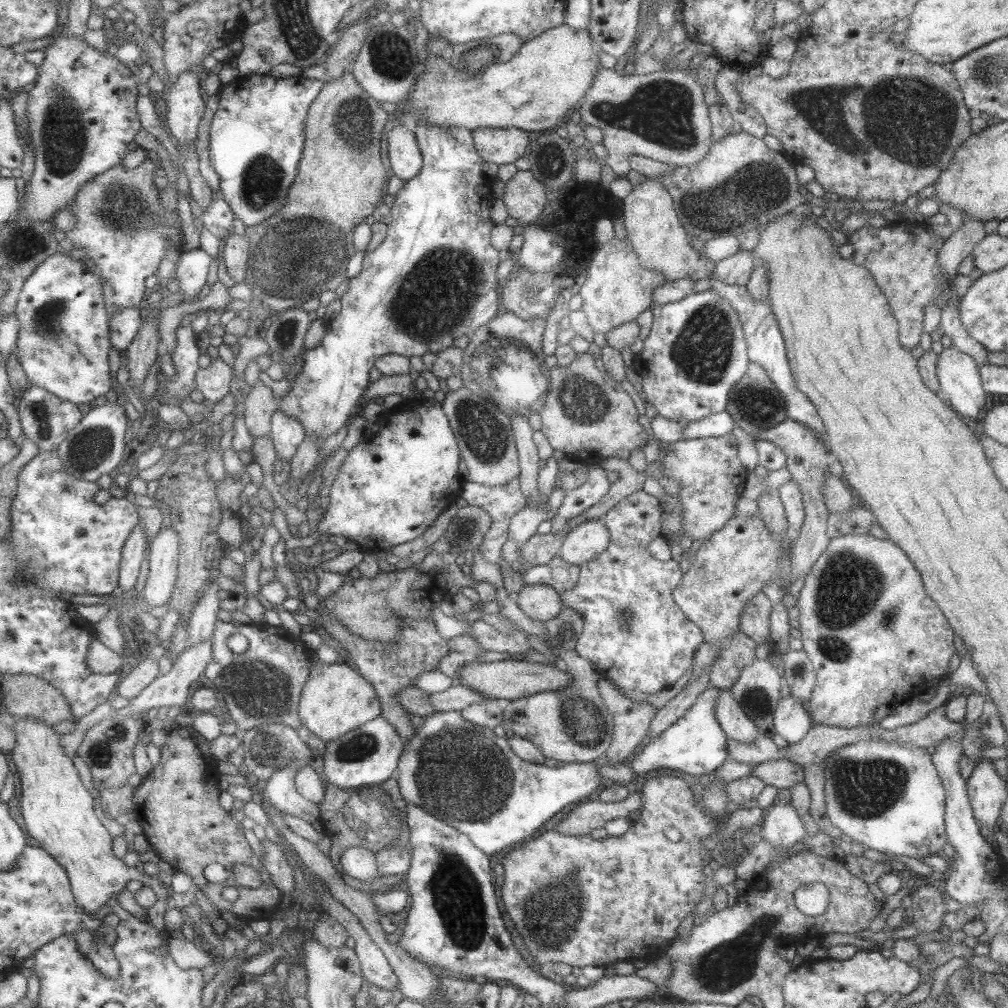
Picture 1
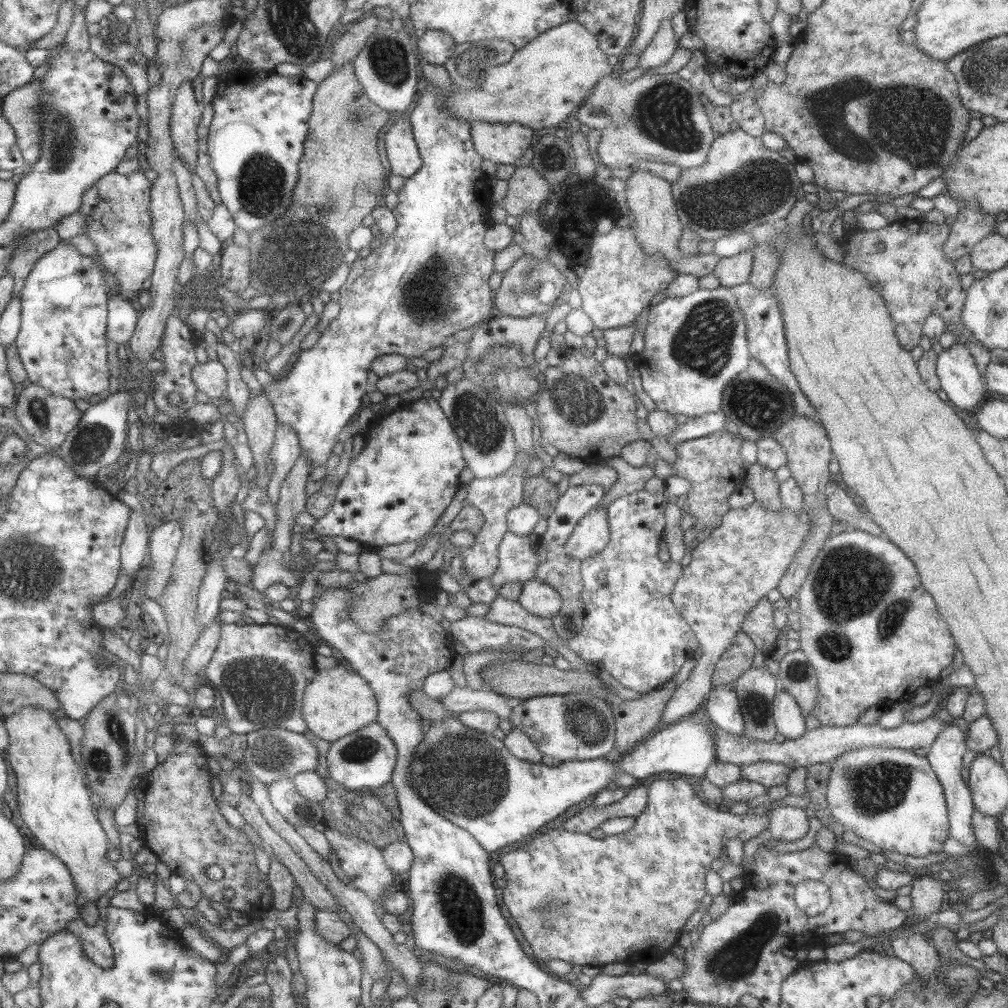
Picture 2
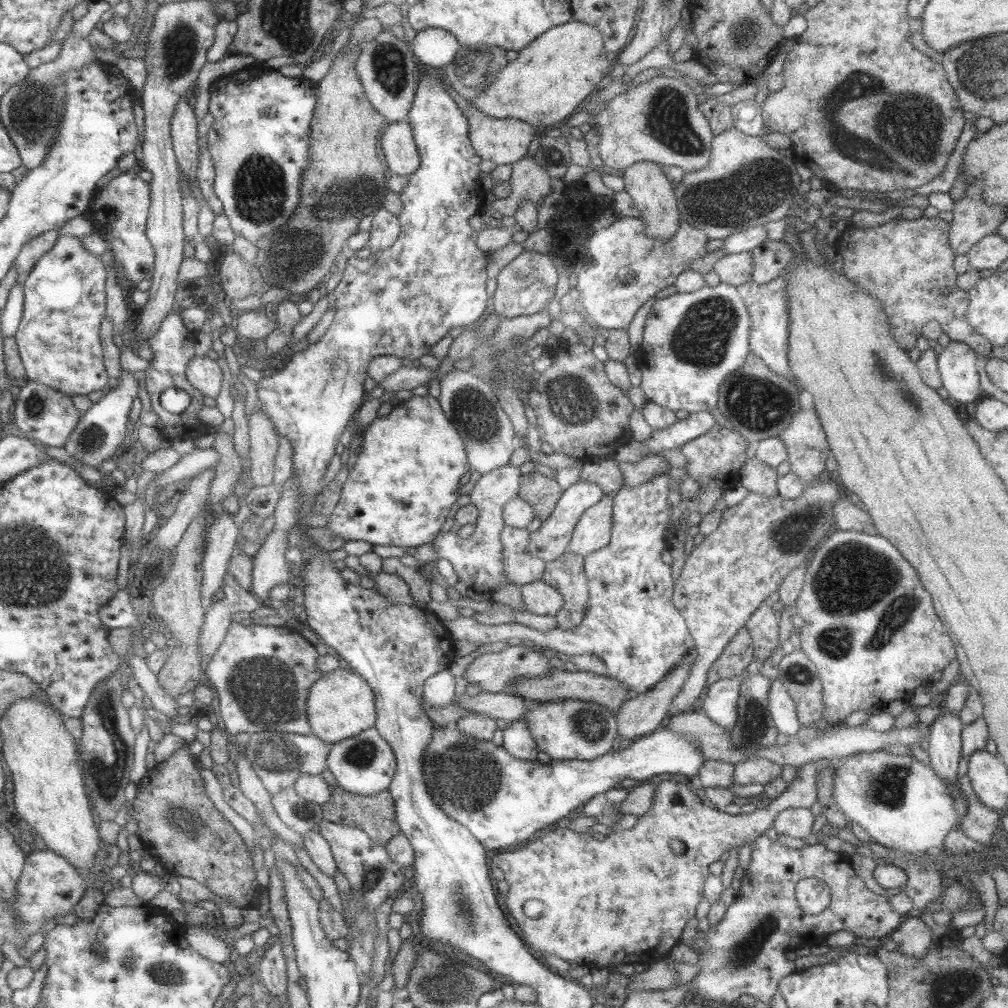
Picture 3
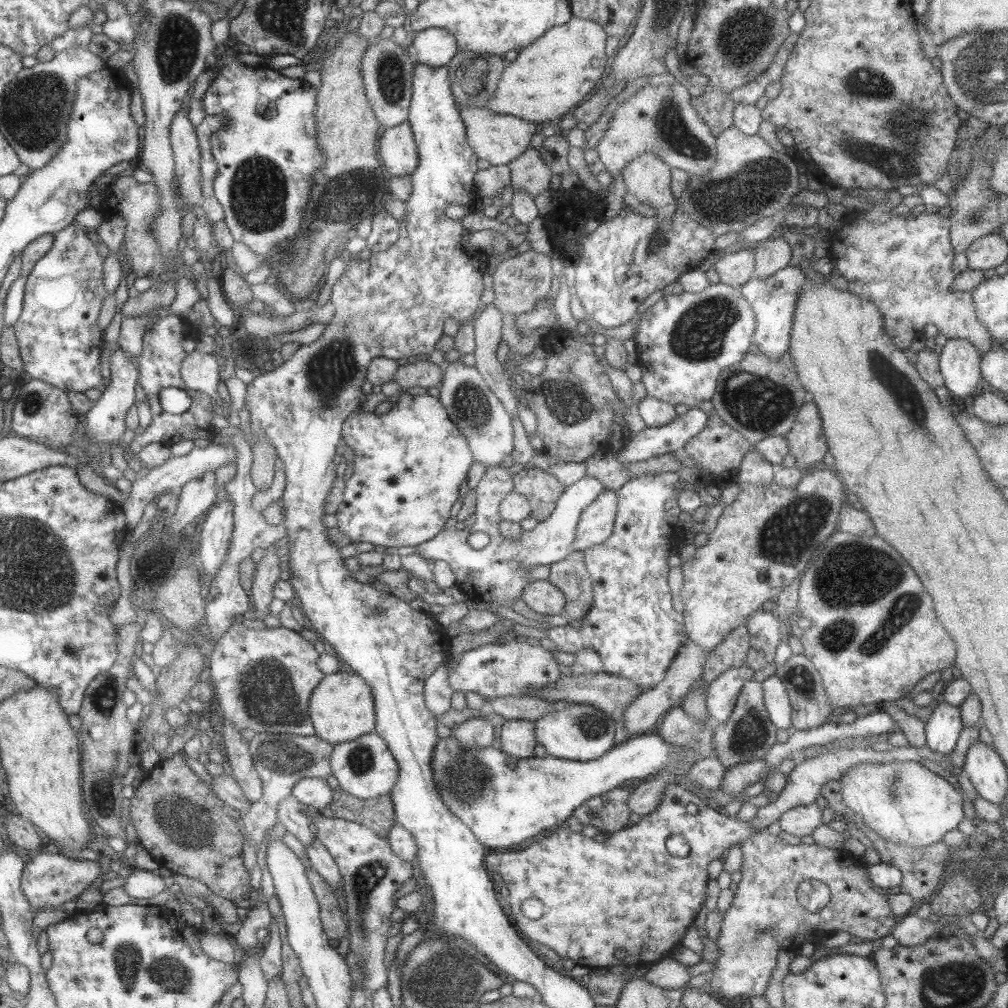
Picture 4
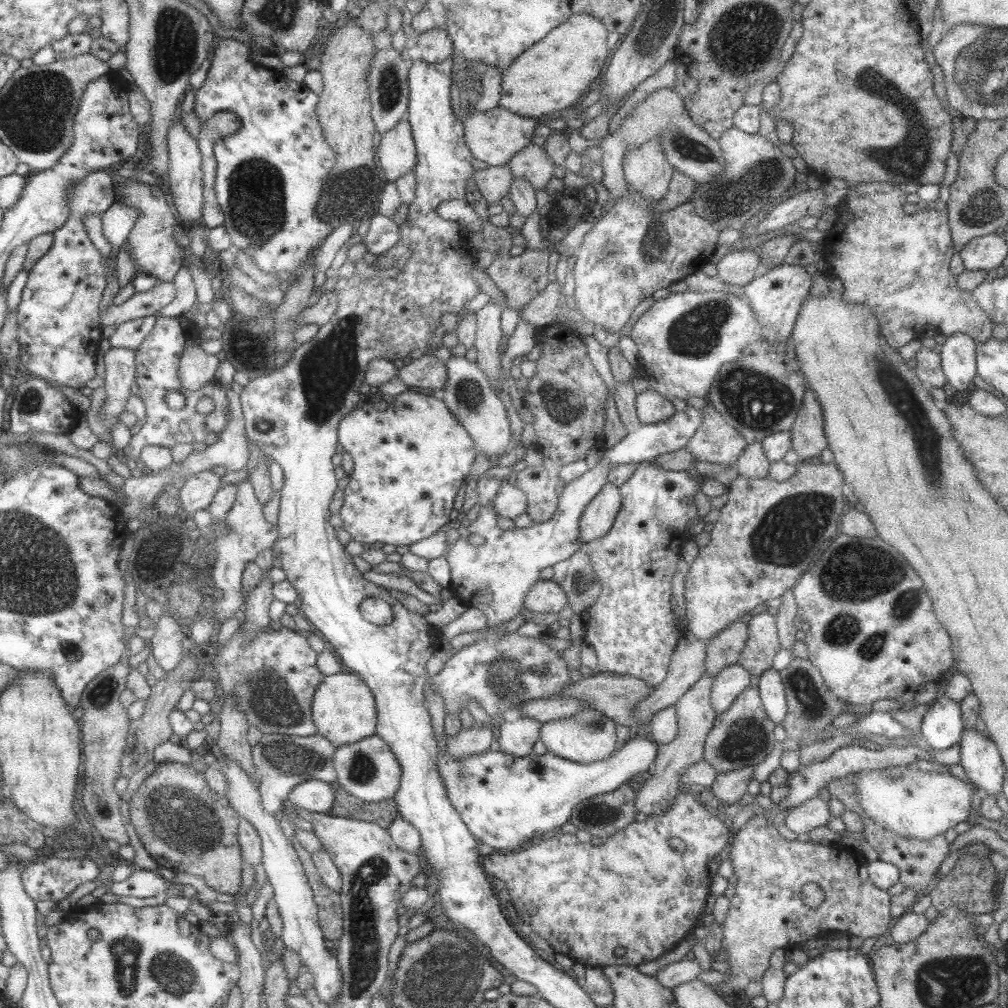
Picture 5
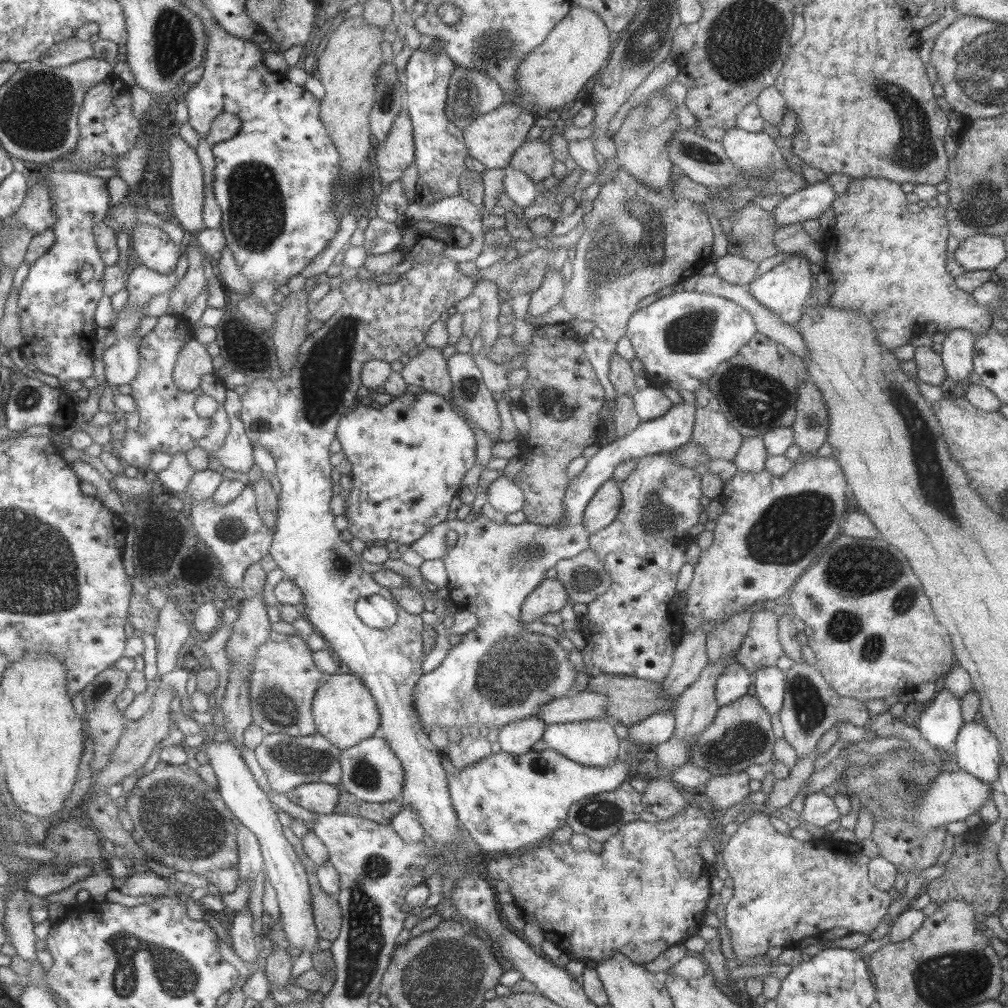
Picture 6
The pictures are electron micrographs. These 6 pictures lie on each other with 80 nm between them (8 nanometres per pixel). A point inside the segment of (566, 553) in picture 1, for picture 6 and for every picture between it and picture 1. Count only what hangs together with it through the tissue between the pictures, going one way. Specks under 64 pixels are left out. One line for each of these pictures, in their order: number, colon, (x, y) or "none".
2: (591, 533)
3: (592, 531)
4: (595, 524)
5: (598, 516)
6: (602, 507)

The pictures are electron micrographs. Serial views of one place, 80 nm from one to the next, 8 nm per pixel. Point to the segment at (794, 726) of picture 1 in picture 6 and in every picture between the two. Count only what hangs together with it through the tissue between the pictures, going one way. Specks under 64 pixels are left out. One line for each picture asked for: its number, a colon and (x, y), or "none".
2: (789, 721)
3: (781, 707)
4: (777, 705)
5: (770, 687)
6: (769, 682)

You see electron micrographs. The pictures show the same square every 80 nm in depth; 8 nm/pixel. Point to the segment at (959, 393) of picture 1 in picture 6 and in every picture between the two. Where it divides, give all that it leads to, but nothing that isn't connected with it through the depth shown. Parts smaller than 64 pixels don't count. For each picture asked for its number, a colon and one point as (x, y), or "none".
2: (960, 380)
3: (956, 364)
4: (958, 363)
5: (957, 355)
6: (956, 353)

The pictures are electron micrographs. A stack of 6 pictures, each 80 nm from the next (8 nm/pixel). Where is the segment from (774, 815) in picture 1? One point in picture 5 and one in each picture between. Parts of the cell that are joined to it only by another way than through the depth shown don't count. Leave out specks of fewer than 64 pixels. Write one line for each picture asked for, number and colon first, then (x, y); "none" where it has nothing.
2: (786, 823)
3: (798, 823)
4: (800, 822)
5: (814, 813)

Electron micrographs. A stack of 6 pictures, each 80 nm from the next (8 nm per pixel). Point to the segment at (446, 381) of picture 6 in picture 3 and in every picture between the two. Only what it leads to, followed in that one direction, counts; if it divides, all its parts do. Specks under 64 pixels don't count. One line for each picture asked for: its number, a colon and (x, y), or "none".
3: (405, 378)
4: (420, 372)
5: (423, 370)

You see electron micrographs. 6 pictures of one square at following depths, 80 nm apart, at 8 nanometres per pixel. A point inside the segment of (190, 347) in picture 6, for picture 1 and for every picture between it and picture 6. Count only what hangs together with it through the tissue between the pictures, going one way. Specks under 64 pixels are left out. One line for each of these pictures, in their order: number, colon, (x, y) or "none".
1: (215, 381)
2: (211, 378)
3: (204, 373)
4: (200, 371)
5: (197, 368)

